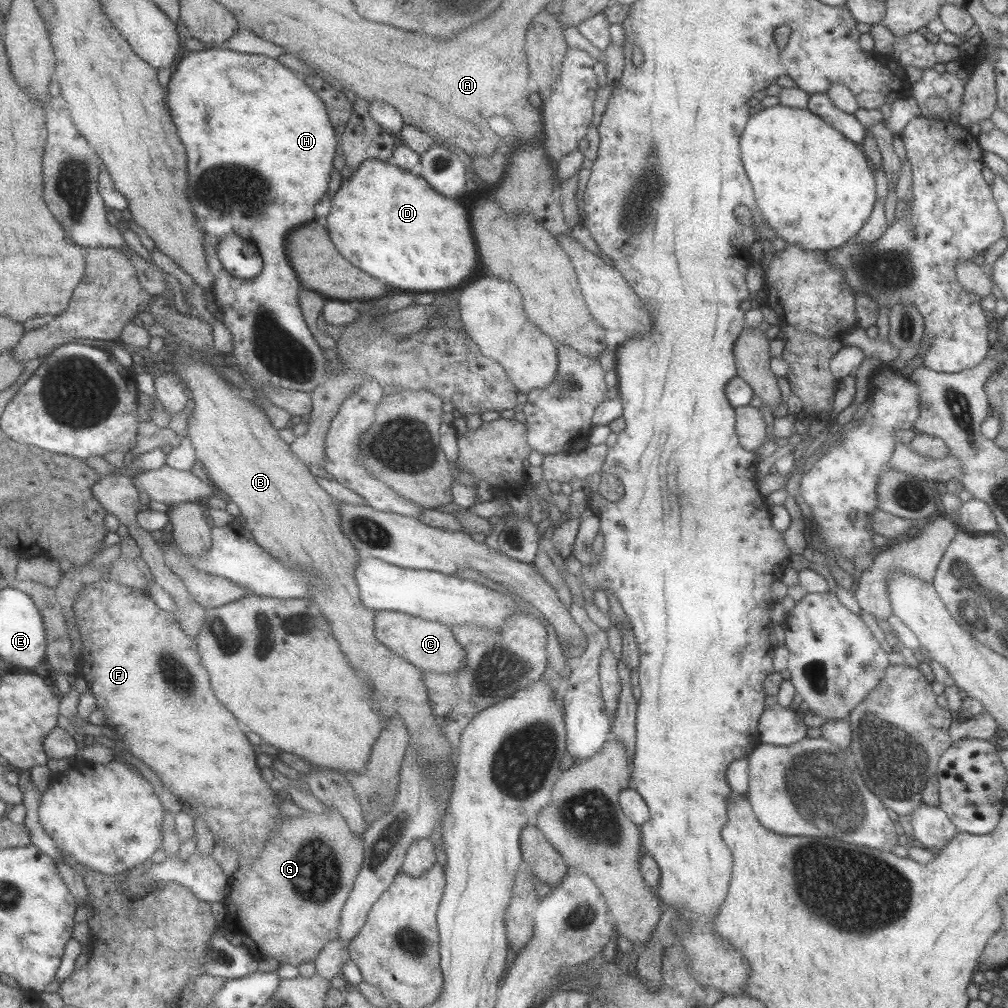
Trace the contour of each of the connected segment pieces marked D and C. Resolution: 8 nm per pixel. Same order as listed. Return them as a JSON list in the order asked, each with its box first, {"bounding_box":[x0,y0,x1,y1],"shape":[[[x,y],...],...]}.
[{"bounding_box":[325,158,479,293],"shape":[[[366,158],[349,179],[340,182],[330,200],[331,208],[325,220],[333,246],[347,262],[373,278],[393,288],[416,293],[447,292],[461,288],[473,278],[473,268],[477,268],[479,259],[465,208],[435,192],[420,176],[388,161]]]},{"bounding_box":[373,610,463,672],"shape":[[[394,610],[374,611],[373,634],[375,638],[393,650],[397,656],[405,658],[409,664],[421,670],[433,672],[455,672],[463,664],[463,650],[451,634],[449,627],[435,621],[426,621],[410,614],[395,612]]]}]

